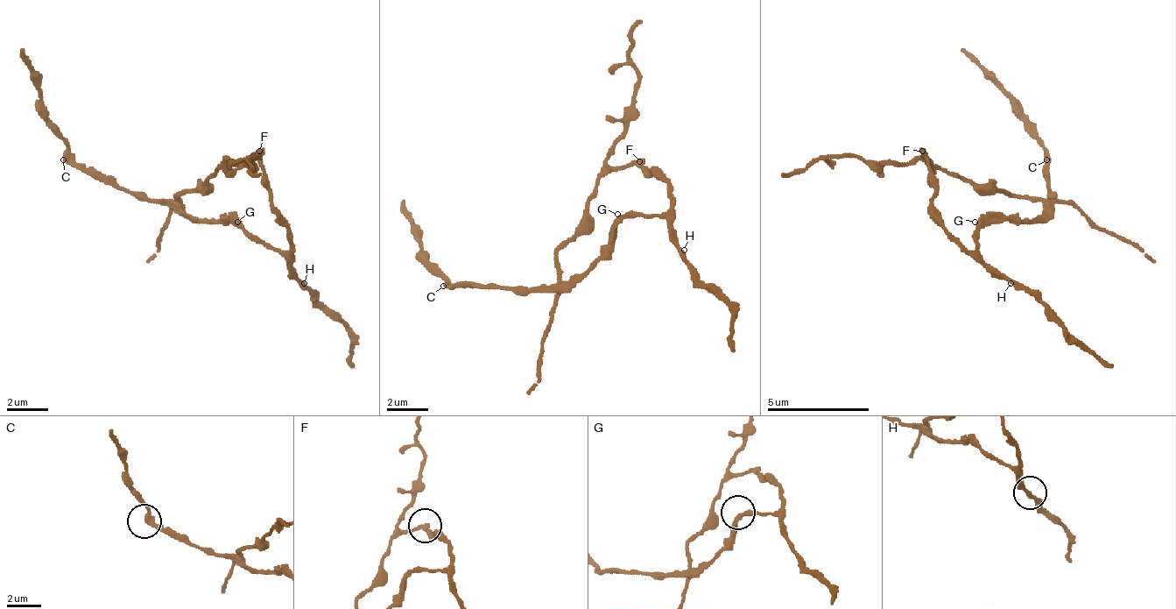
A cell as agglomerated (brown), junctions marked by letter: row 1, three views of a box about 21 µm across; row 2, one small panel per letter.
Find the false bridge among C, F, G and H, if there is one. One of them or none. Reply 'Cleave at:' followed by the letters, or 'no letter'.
Cleave at: F

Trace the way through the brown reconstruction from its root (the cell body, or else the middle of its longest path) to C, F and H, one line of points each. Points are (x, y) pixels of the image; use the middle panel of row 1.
C: (587, 270), (581, 275), (556, 280), (551, 286), (443, 286)
F: (587, 270), (561, 280), (556, 275), (556, 250), (576, 229), (592, 188), (607, 173), (638, 162)
H: (587, 270), (607, 239), (638, 214), (658, 214), (669, 224), (669, 234), (684, 250)

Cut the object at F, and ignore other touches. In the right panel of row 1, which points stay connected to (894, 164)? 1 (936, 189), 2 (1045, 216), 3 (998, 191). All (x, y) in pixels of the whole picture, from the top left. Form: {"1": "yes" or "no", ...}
{"1": "no", "2": "no", "3": "yes"}

